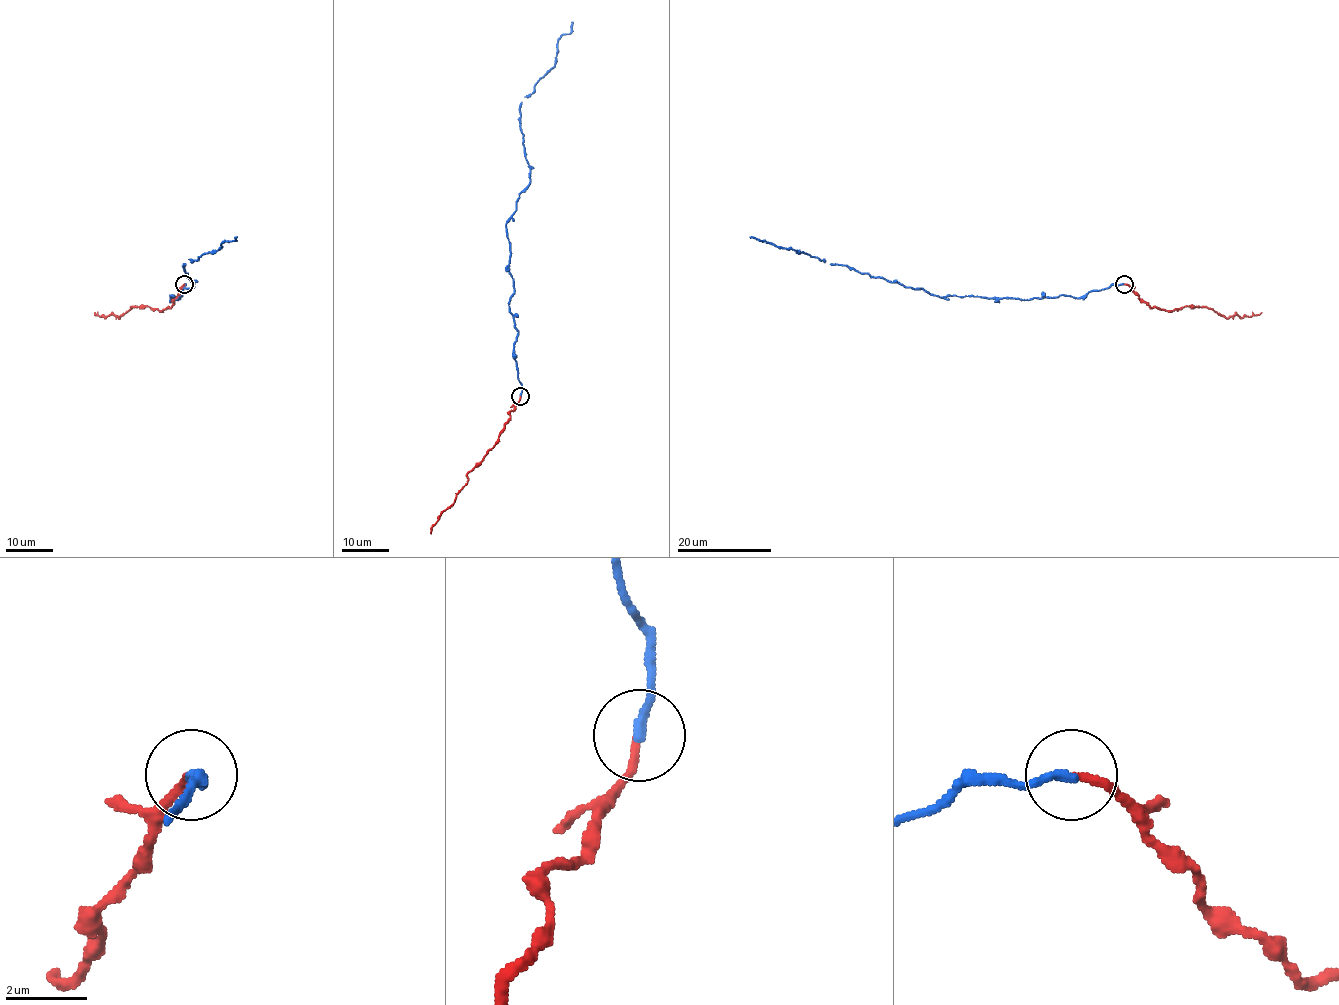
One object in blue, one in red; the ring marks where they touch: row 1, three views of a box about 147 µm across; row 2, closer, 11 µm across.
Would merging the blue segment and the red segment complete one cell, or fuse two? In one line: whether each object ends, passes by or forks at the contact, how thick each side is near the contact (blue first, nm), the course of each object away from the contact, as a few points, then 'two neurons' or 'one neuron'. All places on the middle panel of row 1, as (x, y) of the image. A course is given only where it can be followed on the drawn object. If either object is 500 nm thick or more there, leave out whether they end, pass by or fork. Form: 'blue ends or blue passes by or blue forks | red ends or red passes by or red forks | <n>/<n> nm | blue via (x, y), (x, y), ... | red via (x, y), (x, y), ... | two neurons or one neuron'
blue ends | red ends | 240/190 nm | blue via (521, 396), (505, 223), (530, 181), (519, 104), (555, 65), (557, 41), (570, 33), (572, 21) | red via (521, 396), (498, 441), (467, 475), (468, 483), (456, 495), (455, 502), (442, 512), (430, 533) | one neuron

